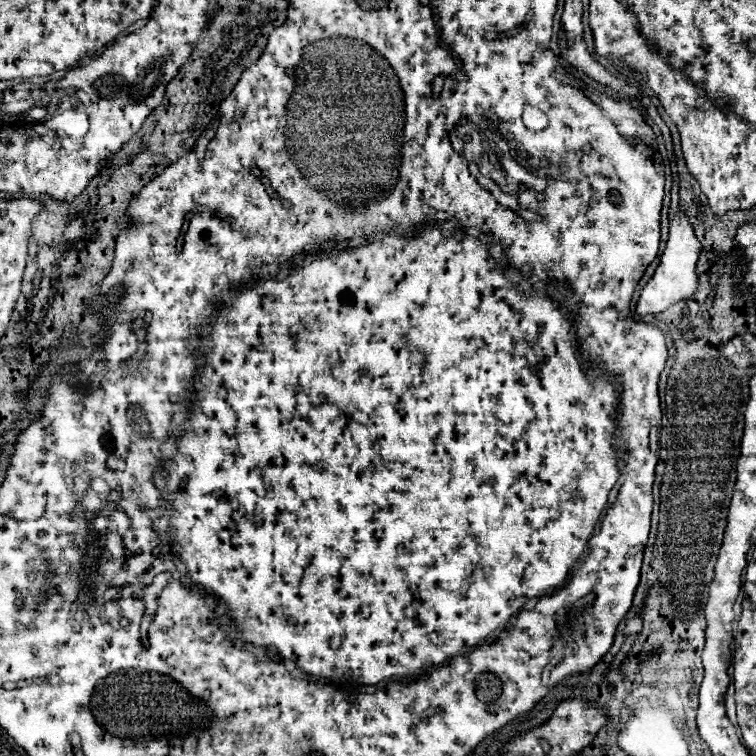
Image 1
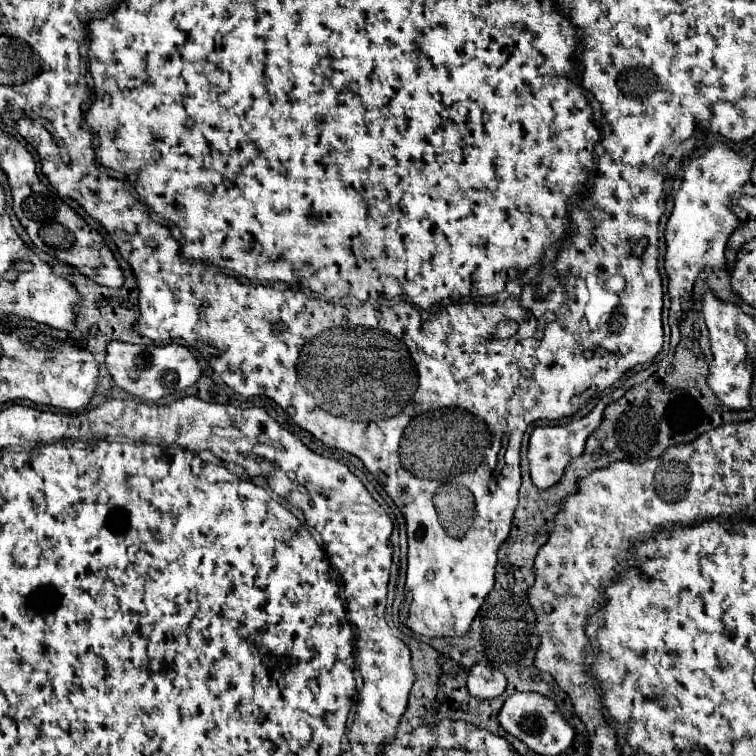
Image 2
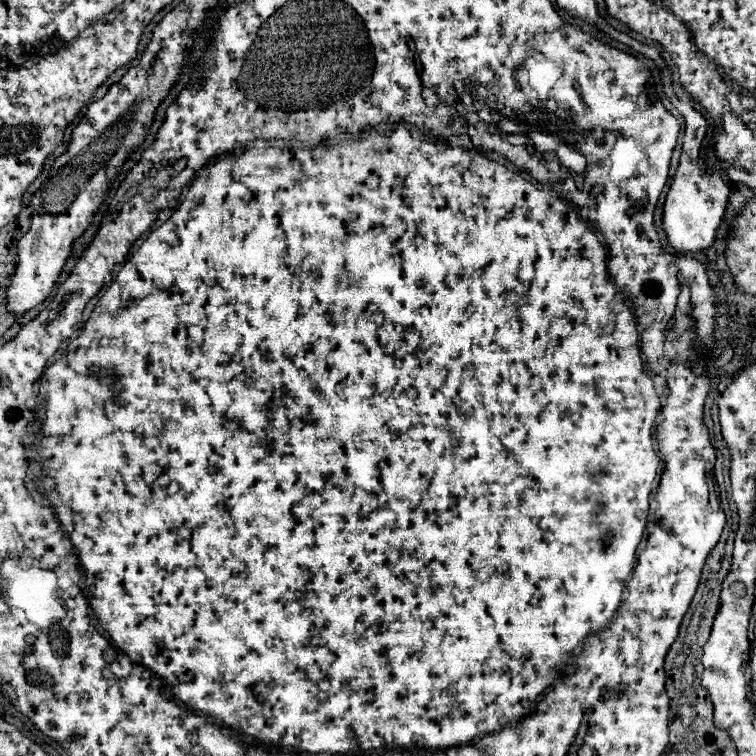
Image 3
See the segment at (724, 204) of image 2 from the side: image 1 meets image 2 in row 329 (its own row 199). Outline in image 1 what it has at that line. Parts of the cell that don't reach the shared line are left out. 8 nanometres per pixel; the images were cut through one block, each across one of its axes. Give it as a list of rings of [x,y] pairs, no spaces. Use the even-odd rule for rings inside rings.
[[[674,172],[674,186],[672,186],[672,204],[670,204],[670,234],[666,250],[660,258],[660,264],[652,276],[652,280],[642,288],[636,312],[642,314],[658,314],[668,310],[672,304],[692,296],[698,286],[698,274],[696,274],[696,262],[702,252],[702,244],[698,242],[688,218],[678,210],[678,176]]]

